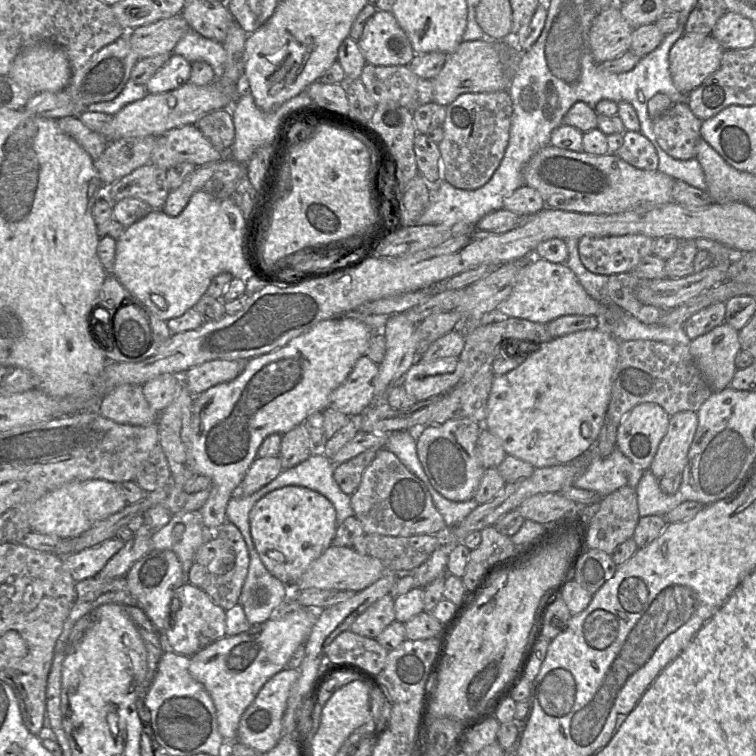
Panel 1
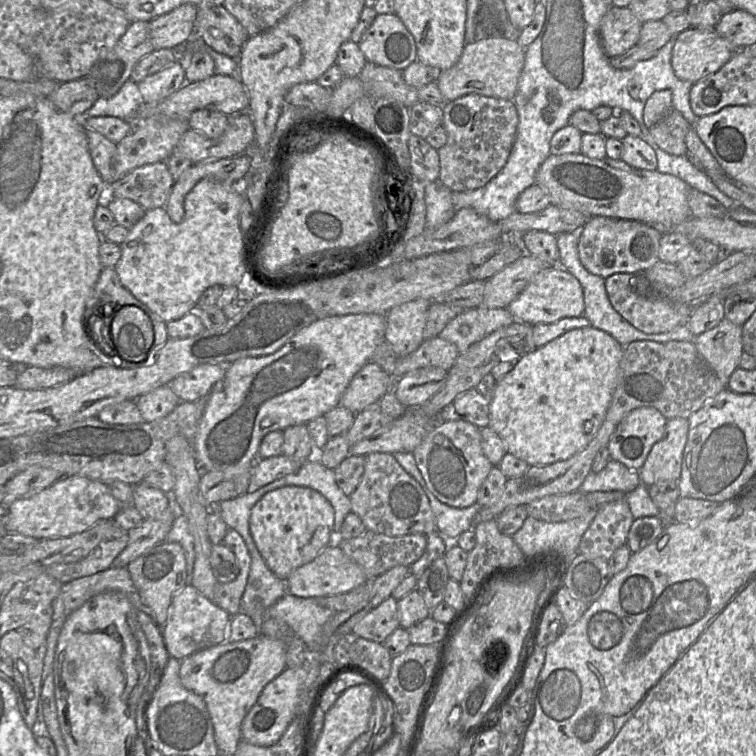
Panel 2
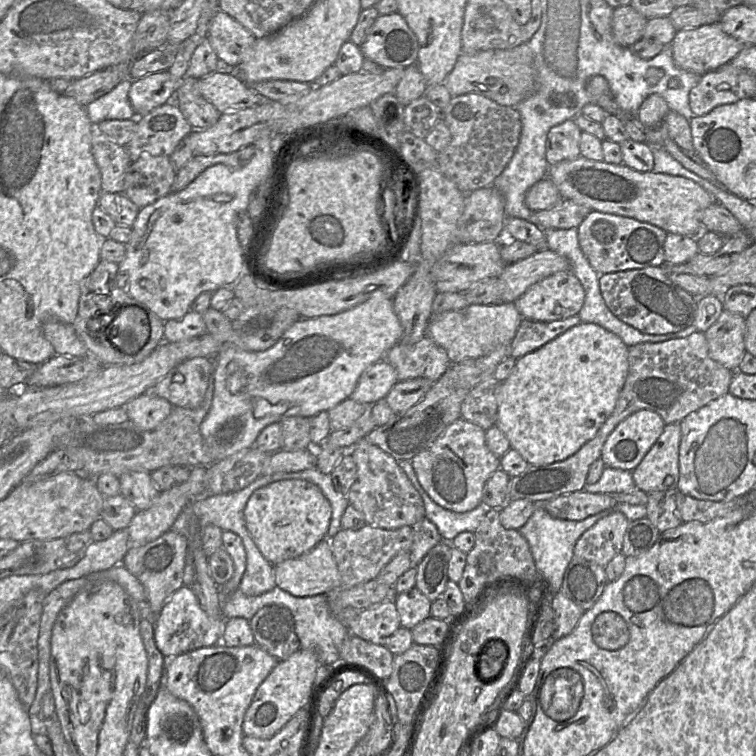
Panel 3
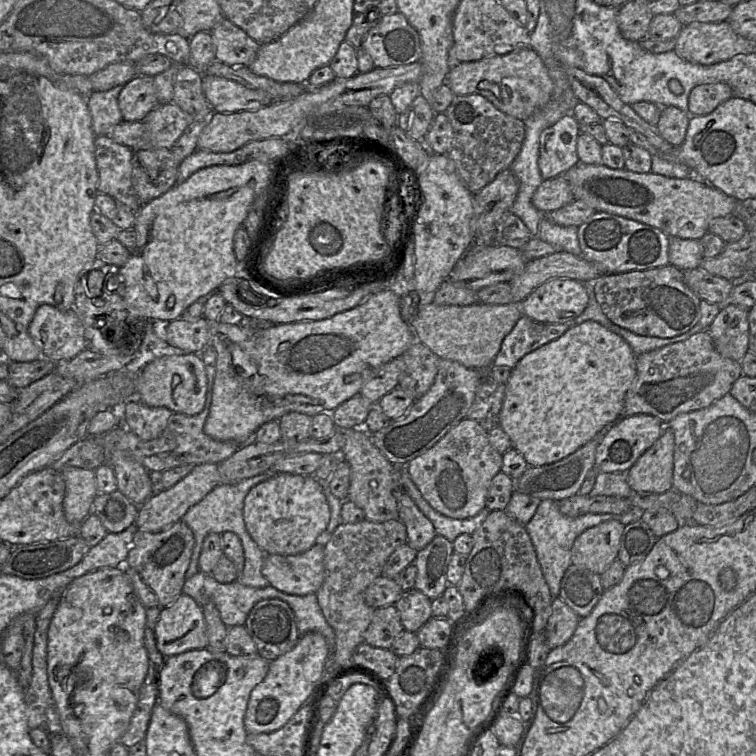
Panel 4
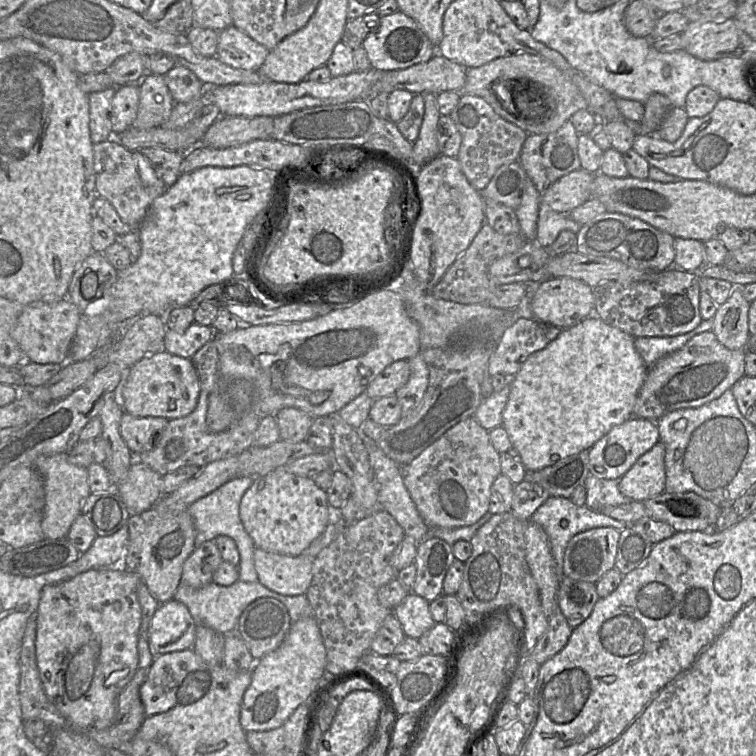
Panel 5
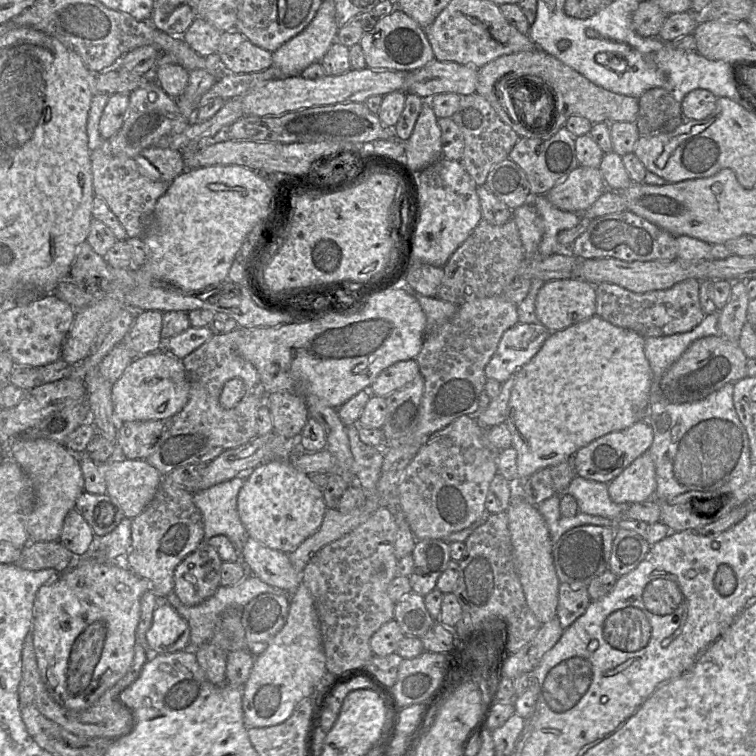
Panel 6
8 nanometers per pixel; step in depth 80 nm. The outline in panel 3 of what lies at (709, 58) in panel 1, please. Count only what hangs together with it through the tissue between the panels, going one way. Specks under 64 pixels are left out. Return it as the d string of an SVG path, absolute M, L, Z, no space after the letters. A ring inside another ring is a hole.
M719 23L707 24L694 29L679 30L671 47L675 64L688 72L705 75L730 63L746 45L723 31Z

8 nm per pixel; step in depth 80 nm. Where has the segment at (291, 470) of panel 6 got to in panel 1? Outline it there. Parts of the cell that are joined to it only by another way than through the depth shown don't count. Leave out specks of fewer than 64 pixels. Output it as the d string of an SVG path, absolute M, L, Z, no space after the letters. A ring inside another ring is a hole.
M285 486L258 500L249 514L255 549L265 568L287 586L294 586L308 567L333 544L336 510L322 494L301 486Z

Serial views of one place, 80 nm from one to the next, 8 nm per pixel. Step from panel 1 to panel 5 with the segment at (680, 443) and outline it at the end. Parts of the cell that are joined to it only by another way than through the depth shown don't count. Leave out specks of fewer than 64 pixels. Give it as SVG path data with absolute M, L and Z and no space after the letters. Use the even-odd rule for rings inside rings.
M658 441L619 479L620 492L643 502L664 492L666 482L665 446Z

